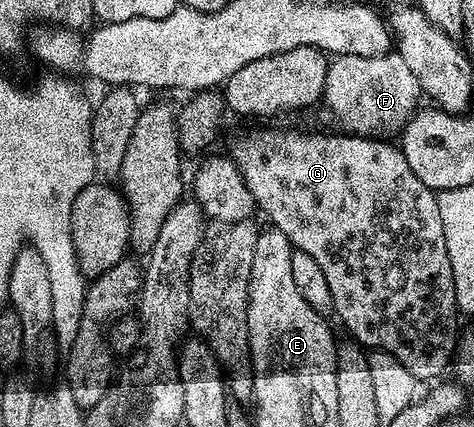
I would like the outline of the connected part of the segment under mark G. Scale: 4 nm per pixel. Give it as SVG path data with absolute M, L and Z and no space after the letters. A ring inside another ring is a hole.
M260 129L253 137L240 137L236 146L230 150L230 156L240 168L242 179L246 179L246 187L250 187L250 195L254 195L259 212L269 217L271 224L291 243L293 250L310 255L318 267L322 267L322 275L326 275L326 283L330 286L330 297L335 316L340 316L342 324L348 328L347 336L361 347L372 351L388 353L410 375L414 375L417 382L431 382L440 379L444 368L451 366L454 354L458 348L458 332L456 333L456 317L458 306L456 303L456 288L454 287L454 271L450 267L450 255L446 251L446 235L442 231L442 215L438 211L438 196L414 171L410 171L410 163L406 163L406 155L399 144L388 139L374 137L358 137L344 131L336 133L283 133L280 129Z

